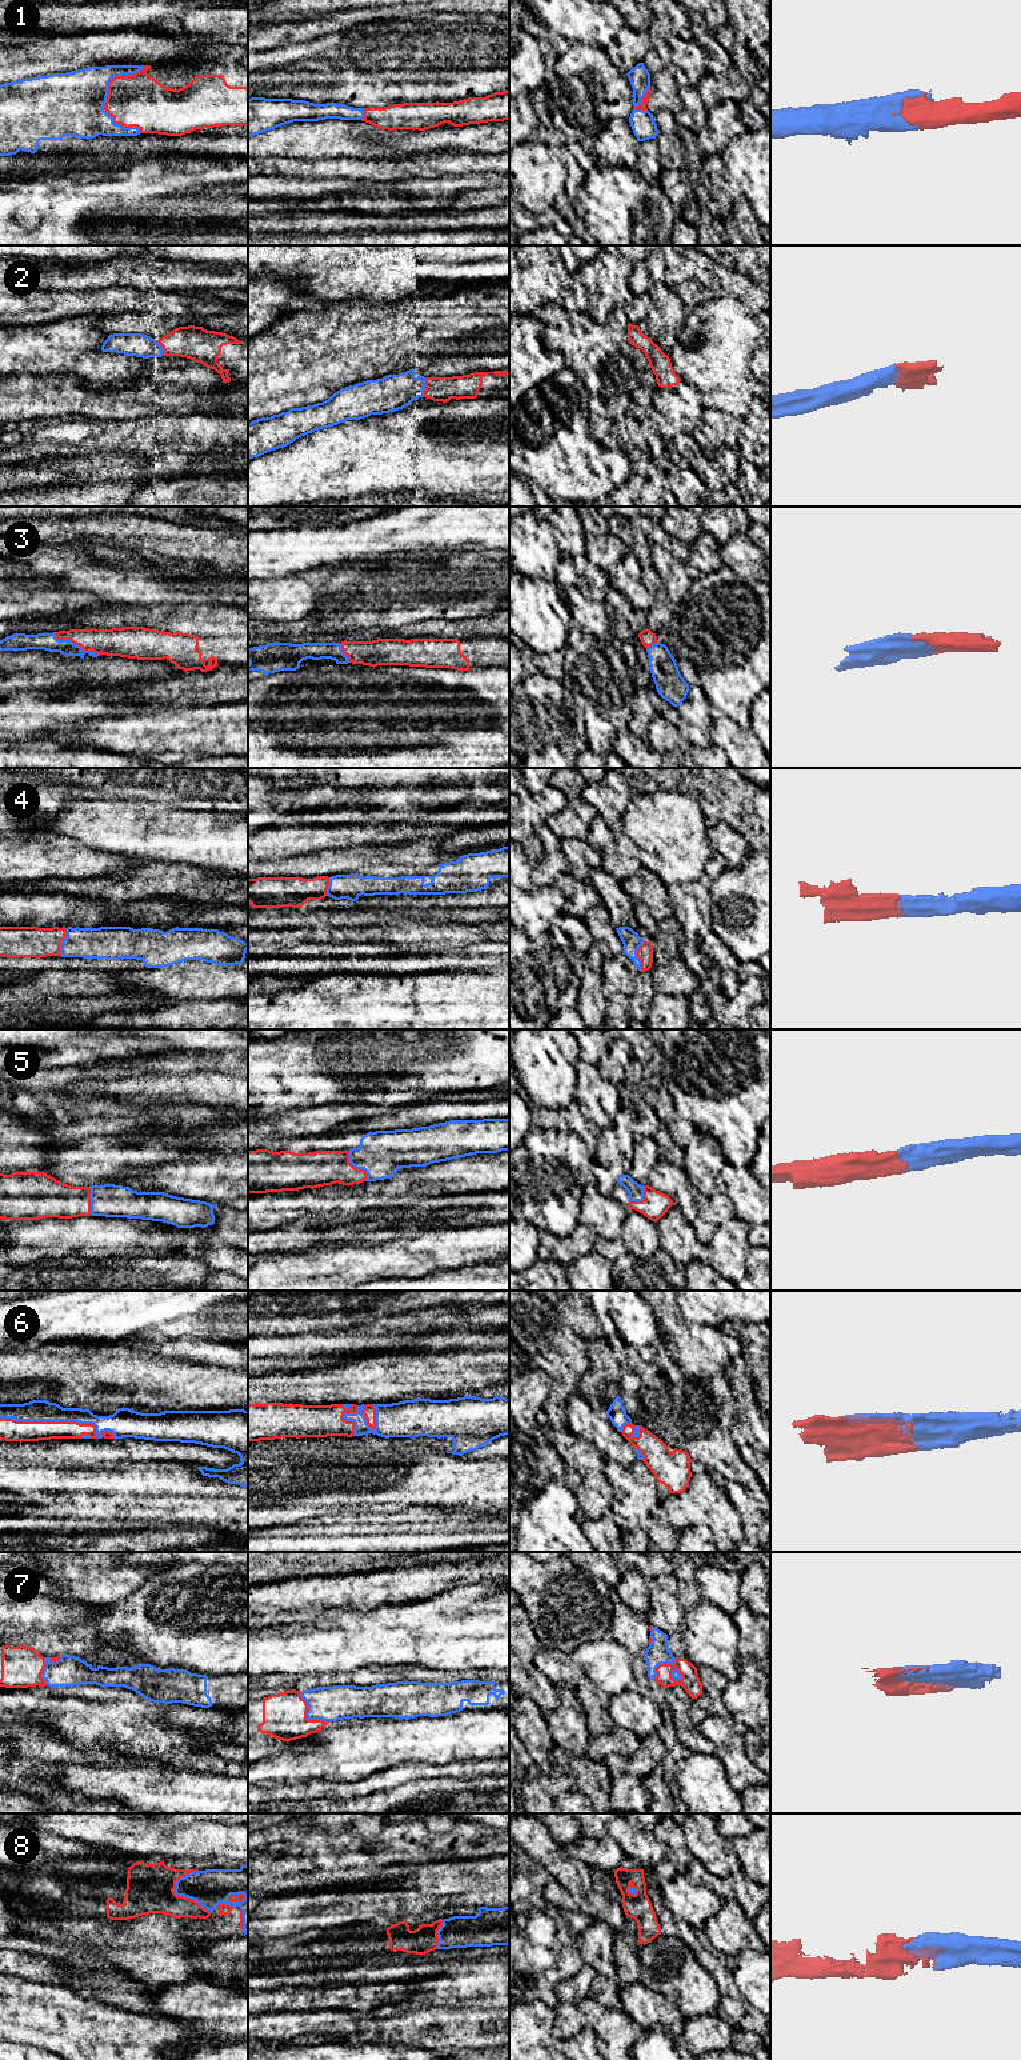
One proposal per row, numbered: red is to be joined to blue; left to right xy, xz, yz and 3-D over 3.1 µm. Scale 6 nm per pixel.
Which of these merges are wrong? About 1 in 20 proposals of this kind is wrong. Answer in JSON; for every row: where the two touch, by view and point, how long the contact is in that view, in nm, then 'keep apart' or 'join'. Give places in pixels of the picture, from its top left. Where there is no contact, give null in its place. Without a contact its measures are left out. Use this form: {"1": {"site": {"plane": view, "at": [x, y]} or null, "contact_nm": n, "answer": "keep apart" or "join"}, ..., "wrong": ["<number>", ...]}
{"1": {"site": {"plane": "xy", "at": [105, 99]}, "contact_nm": 400, "answer": "join"}, "2": {"site": {"plane": "xz", "at": [424, 387]}, "contact_nm": 120, "answer": "join"}, "3": {"site": {"plane": "xy", "at": [75, 644]}, "contact_nm": 300, "answer": "join"}, "4": {"site": {"plane": "yz", "at": [636, 956]}, "contact_nm": 190, "answer": "join"}, "5": {"site": {"plane": "xz", "at": [356, 1168]}, "contact_nm": 220, "answer": "join"}, "6": {"site": {"plane": "xy", "at": [53, 1420]}, "contact_nm": 600, "answer": "join"}, "7": {"site": {"plane": "yz", "at": [661, 1663]}, "contact_nm": 200, "answer": "join"}, "8": {"site": {"plane": "xy", "at": [188, 1898]}, "contact_nm": 280, "answer": "join"}, "wrong": []}

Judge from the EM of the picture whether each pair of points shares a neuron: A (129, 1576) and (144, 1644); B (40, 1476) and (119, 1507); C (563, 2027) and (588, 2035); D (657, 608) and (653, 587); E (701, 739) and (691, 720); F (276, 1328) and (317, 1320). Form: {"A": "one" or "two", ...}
{"A": "two", "B": "one", "C": "two", "D": "one", "E": "one", "F": "one"}

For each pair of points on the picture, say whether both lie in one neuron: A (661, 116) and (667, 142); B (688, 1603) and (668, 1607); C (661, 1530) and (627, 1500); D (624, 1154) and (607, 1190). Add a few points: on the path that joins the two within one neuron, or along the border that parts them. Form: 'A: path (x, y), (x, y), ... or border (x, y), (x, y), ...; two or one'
A: path (665, 123), (665, 135); one
B: border (672, 1575), (677, 1583), (677, 1600), (685, 1610); two
C: path (652, 1526), (633, 1510); one
D: path (623, 1163), (607, 1180); one

